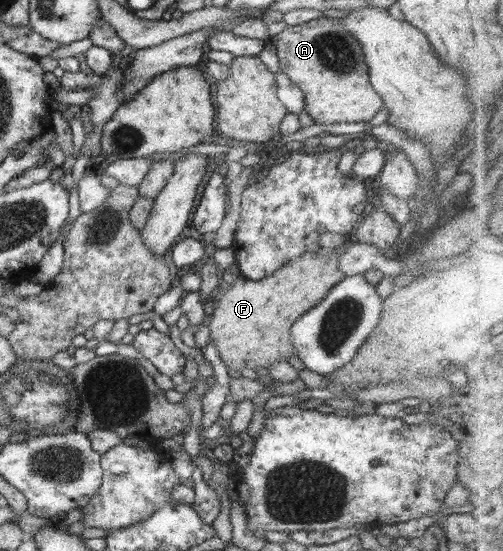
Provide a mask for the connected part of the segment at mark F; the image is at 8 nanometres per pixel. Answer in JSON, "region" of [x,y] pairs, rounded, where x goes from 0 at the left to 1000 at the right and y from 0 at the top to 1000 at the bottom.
{"region":[[[692,443],[672,450],[646,450],[636,446],[628,457],[608,457],[565,479],[549,494],[529,501],[525,506],[501,510],[481,499],[457,519],[443,519],[433,535],[425,541],[416,566],[421,574],[414,595],[417,595],[417,619],[435,637],[435,646],[451,666],[473,675],[485,666],[507,670],[509,664],[535,666],[557,655],[573,655],[586,641],[581,623],[577,597],[590,579],[628,557],[652,528],[684,506],[684,494],[672,485],[682,450]]]}

